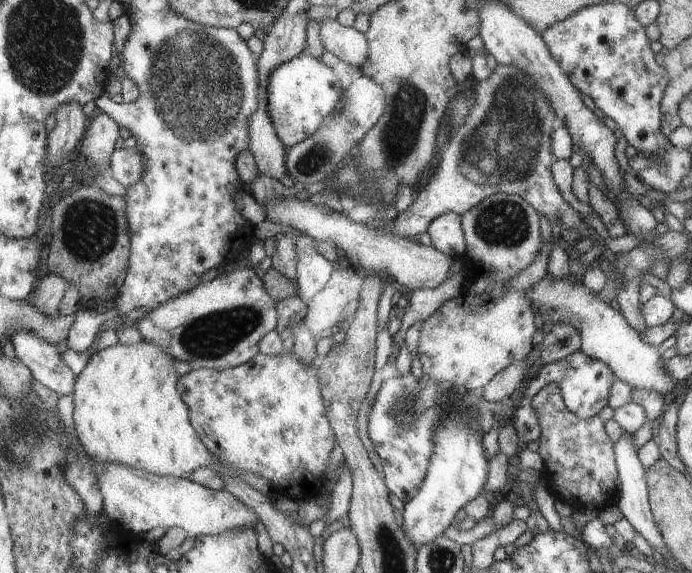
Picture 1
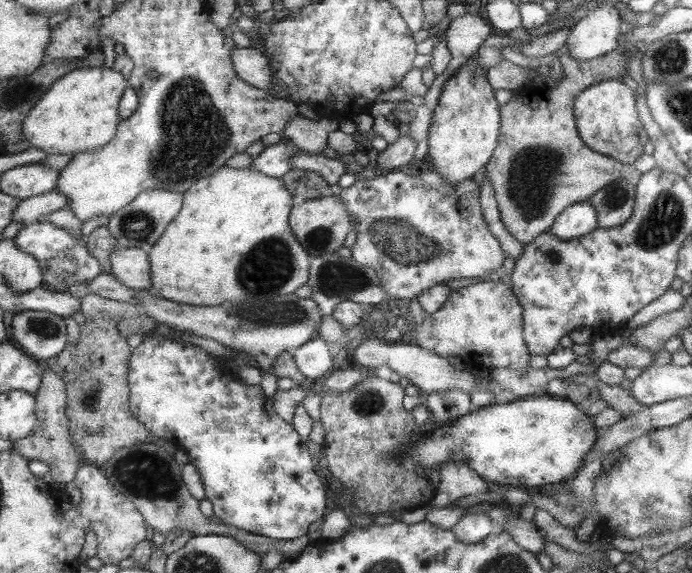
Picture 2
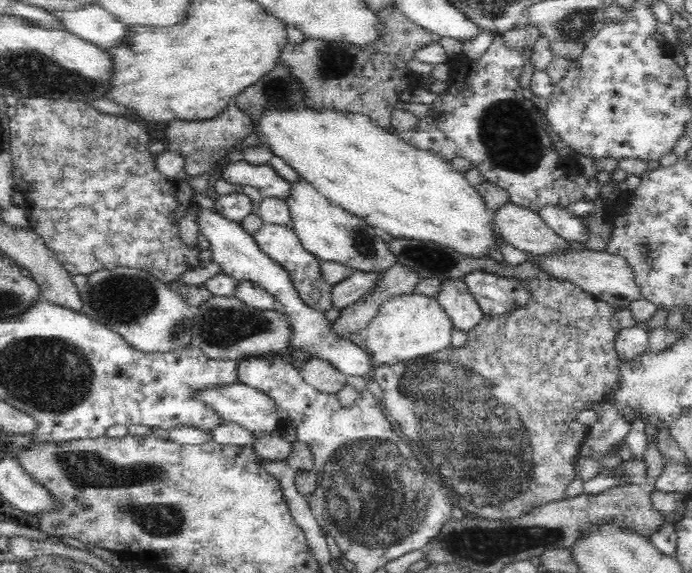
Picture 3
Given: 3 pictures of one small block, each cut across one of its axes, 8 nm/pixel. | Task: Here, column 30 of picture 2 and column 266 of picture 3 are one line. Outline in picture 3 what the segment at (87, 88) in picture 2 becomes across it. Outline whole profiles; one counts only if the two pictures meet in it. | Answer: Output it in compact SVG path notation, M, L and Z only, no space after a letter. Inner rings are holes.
M314 110L284 114L268 112L268 116L260 120L260 136L274 156L292 166L302 180L310 182L332 204L342 208L348 216L364 220L370 228L392 234L394 240L430 242L440 248L450 248L450 252L460 258L472 260L490 260L492 252L502 250L500 242L506 242L496 228L496 212L490 212L484 196L470 186L466 178L452 168L452 164L442 162L430 152L414 150L396 134L376 128L366 116Z

